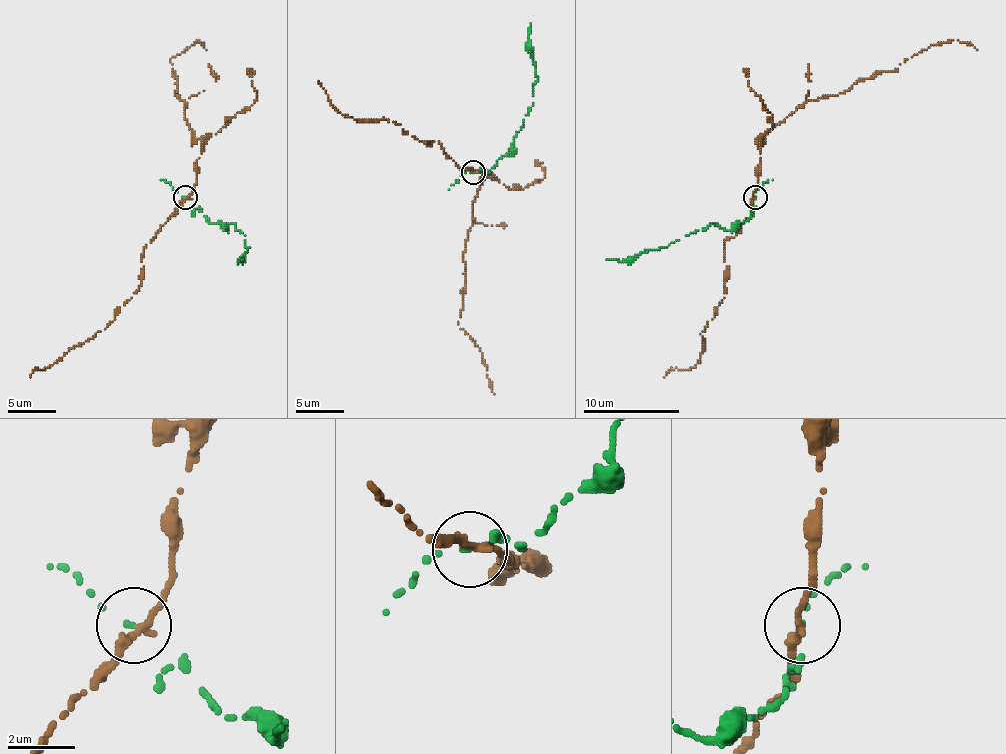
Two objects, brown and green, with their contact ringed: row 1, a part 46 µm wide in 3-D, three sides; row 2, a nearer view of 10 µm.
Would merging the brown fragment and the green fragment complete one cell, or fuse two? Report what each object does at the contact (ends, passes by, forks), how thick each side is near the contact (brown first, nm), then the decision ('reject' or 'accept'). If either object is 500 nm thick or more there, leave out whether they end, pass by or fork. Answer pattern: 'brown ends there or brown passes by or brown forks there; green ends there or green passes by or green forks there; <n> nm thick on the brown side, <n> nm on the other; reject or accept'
brown passes by; green ends there; 240 nm thick on the brown side, 100 nm on the other; reject

